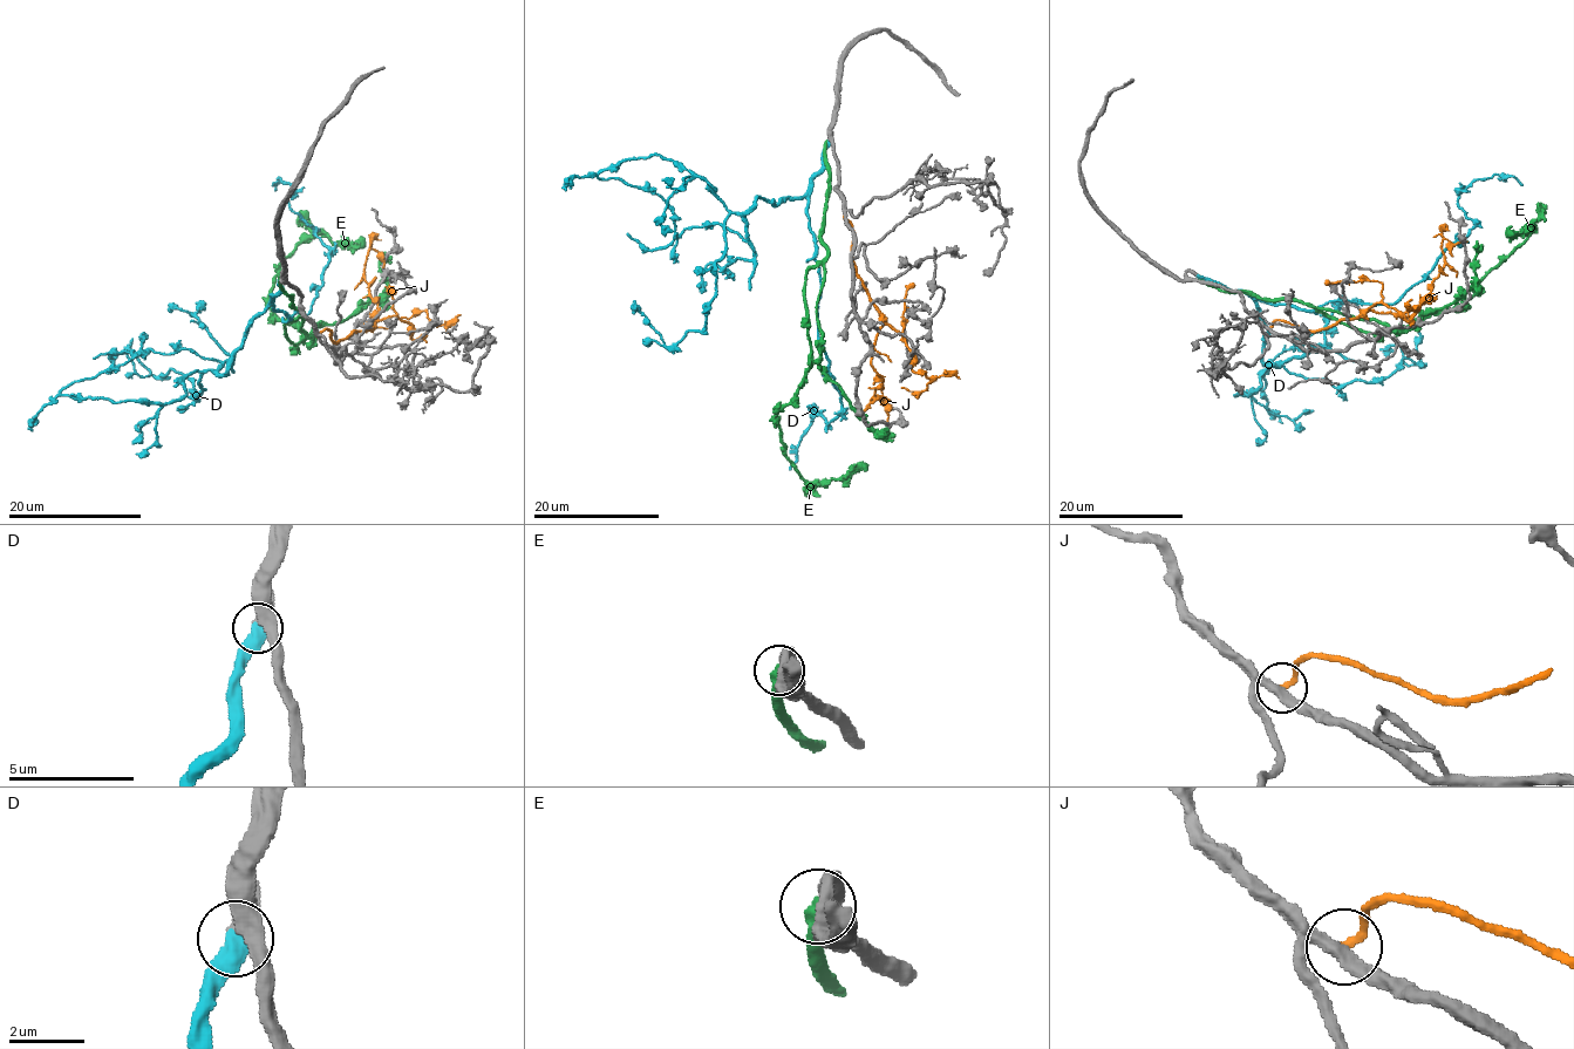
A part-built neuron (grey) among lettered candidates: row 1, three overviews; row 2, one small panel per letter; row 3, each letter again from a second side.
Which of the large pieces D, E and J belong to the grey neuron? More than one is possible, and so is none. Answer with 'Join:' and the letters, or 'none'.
Join: D

